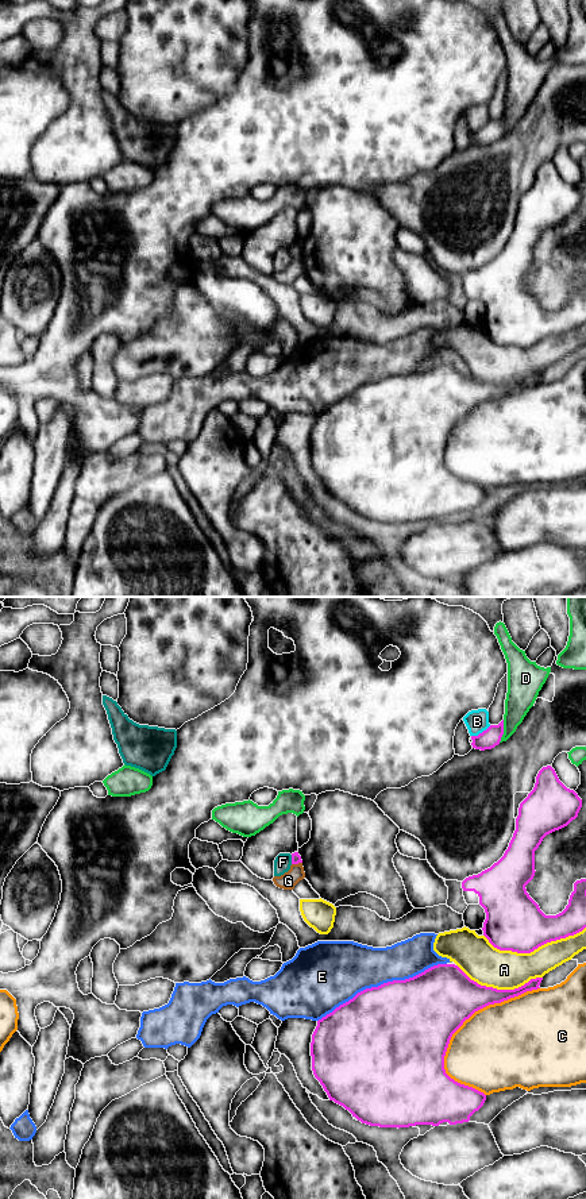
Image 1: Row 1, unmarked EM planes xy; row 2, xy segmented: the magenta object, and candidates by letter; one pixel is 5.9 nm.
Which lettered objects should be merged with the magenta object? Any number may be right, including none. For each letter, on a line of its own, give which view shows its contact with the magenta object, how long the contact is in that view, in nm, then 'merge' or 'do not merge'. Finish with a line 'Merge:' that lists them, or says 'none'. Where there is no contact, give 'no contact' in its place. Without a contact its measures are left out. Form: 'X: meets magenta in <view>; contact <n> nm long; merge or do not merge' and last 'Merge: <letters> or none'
A: meets magenta in xy; contact 600 nm long; do not merge
B: meets magenta in xy; contact 140 nm long; do not merge
C: meets magenta in xy; contact 750 nm long; do not merge
D: meets magenta in xy; contact 140 nm long; do not merge
E: meets magenta in xy; contact 850 nm long; do not merge
F: meets magenta in xy; contact 60 nm long; do not merge
G: meets magenta in xy; contact 70 nm long; do not merge
Merge: none

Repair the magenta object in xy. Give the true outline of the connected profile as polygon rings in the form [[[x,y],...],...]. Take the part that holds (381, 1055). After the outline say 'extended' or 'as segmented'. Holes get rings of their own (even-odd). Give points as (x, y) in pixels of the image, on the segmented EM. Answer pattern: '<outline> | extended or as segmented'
[[[437,964],[424,972],[405,979],[405,980],[393,980],[383,983],[378,987],[366,988],[358,992],[352,999],[336,1007],[332,1013],[327,1014],[317,1021],[317,1026],[312,1034],[311,1042],[311,1056],[312,1056],[312,1071],[315,1077],[320,1082],[324,1091],[327,1092],[329,1100],[343,1106],[348,1110],[352,1117],[355,1117],[362,1123],[379,1127],[409,1127],[416,1125],[432,1125],[439,1126],[443,1122],[450,1125],[469,1122],[470,1117],[478,1111],[485,1100],[486,1095],[473,1087],[460,1084],[451,1079],[444,1069],[444,1056],[450,1044],[452,1034],[469,1019],[475,1011],[494,1003],[501,1003],[510,998],[518,996],[527,991],[540,988],[543,978],[531,979],[524,986],[514,990],[497,990],[493,987],[481,986],[477,982],[471,980],[458,965],[455,964]]] | as segmented

